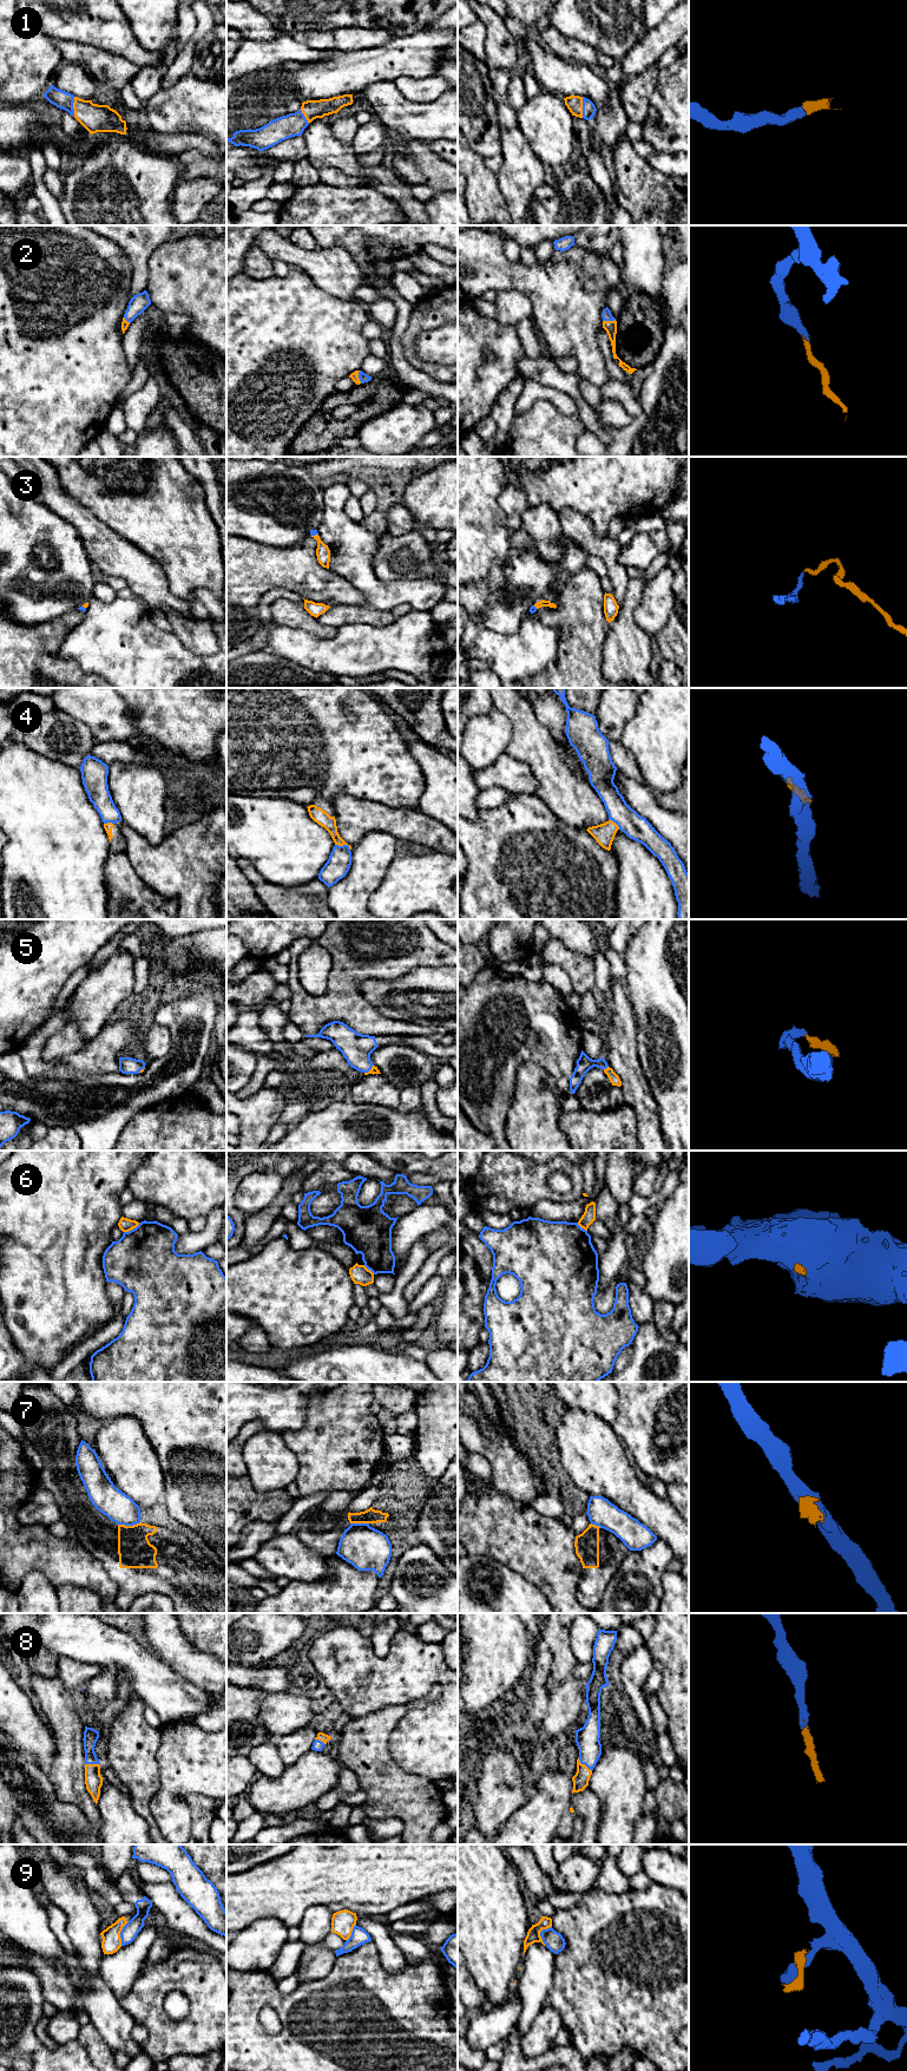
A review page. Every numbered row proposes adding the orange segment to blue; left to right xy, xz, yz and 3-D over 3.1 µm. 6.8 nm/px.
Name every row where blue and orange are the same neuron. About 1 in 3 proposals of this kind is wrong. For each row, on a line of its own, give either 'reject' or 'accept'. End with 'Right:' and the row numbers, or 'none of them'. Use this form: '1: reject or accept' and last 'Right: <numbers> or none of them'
1: accept
2: accept
3: accept
4: reject
5: accept
6: reject
7: reject
8: accept
9: reject
Right: 1, 2, 3, 5, 8

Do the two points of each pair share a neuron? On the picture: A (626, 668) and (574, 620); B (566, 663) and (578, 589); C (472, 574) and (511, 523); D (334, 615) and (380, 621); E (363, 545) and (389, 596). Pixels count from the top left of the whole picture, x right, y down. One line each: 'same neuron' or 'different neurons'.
A: different neurons
B: same neuron
C: different neurons
D: same neuron
E: same neuron

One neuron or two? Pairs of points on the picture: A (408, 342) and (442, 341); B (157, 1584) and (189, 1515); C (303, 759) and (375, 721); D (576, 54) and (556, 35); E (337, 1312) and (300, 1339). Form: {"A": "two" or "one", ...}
{"A": "two", "B": "two", "C": "one", "D": "one", "E": "one"}

